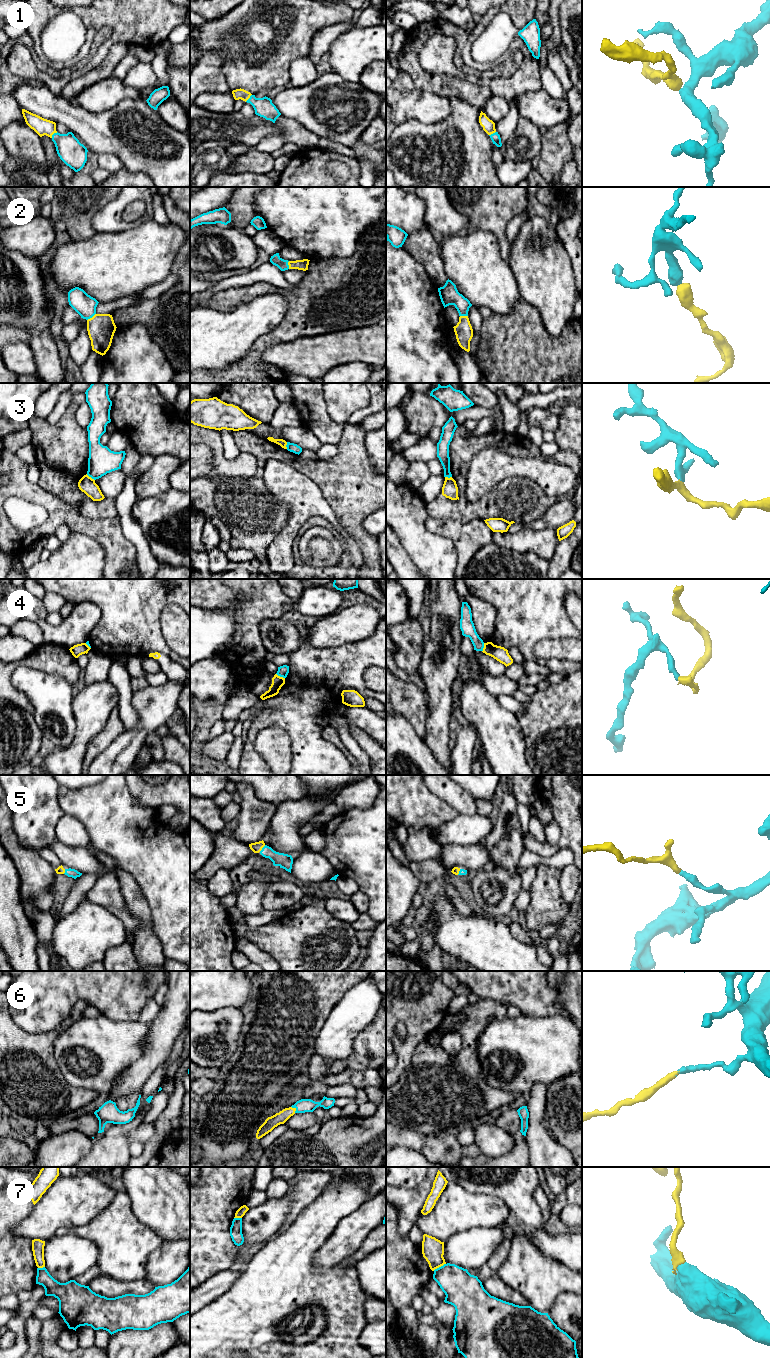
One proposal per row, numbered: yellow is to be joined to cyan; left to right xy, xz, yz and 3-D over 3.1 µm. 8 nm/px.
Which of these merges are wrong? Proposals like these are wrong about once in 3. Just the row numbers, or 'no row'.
3, 4, 7

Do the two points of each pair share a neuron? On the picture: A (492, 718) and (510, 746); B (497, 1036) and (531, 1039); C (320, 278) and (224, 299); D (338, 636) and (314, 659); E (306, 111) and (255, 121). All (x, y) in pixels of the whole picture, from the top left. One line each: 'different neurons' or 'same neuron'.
A: same neuron
B: same neuron
C: same neuron
D: different neurons
E: different neurons

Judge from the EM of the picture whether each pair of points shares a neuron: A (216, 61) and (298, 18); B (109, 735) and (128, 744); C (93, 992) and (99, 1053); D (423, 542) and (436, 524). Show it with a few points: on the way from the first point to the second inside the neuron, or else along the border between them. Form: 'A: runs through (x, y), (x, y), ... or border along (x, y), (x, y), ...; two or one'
A: border along (204, 53), (228, 57), (222, 67), (226, 79); two
B: border along (125, 728), (98, 754); two
C: border along (102, 1014), (113, 1020), (125, 1021); two
D: border along (425, 519), (430, 531), (452, 542); two

